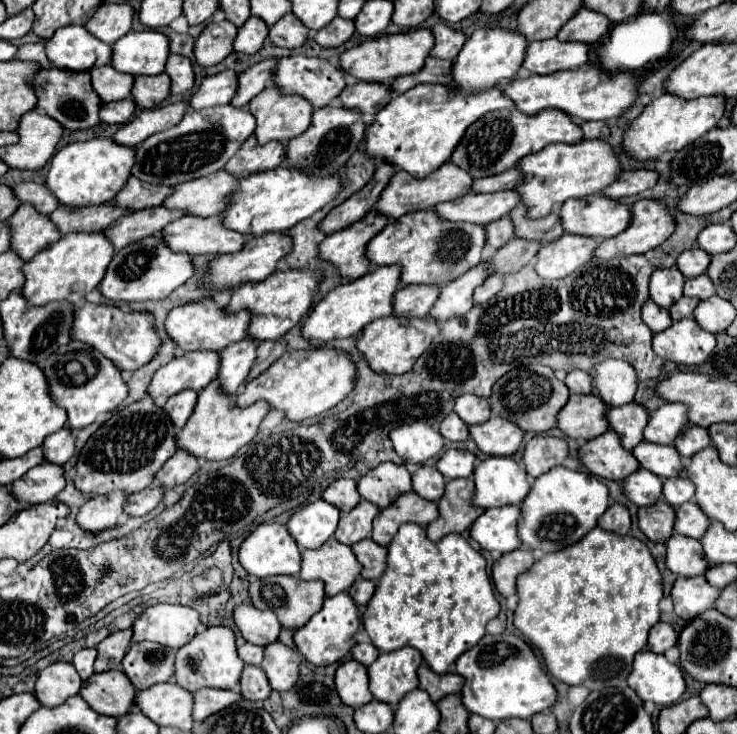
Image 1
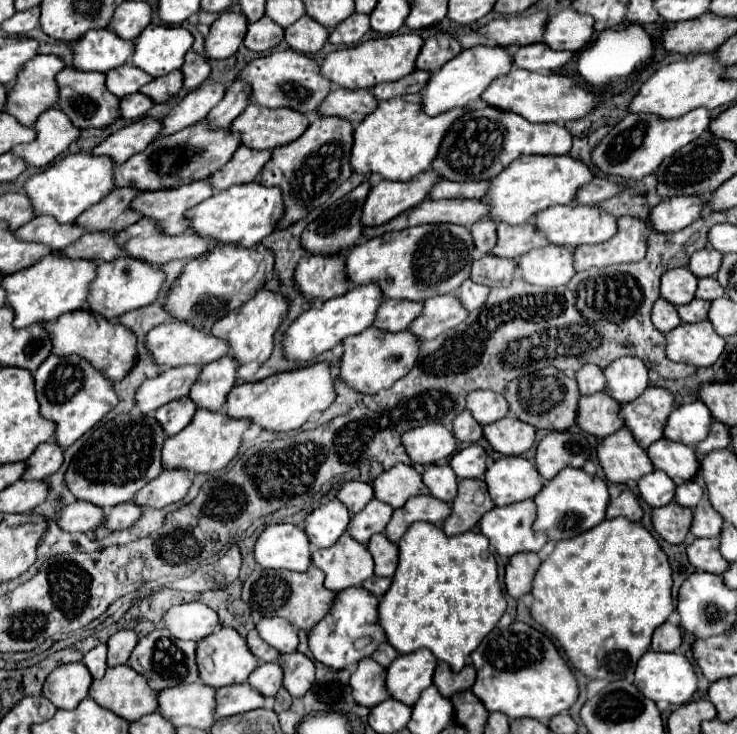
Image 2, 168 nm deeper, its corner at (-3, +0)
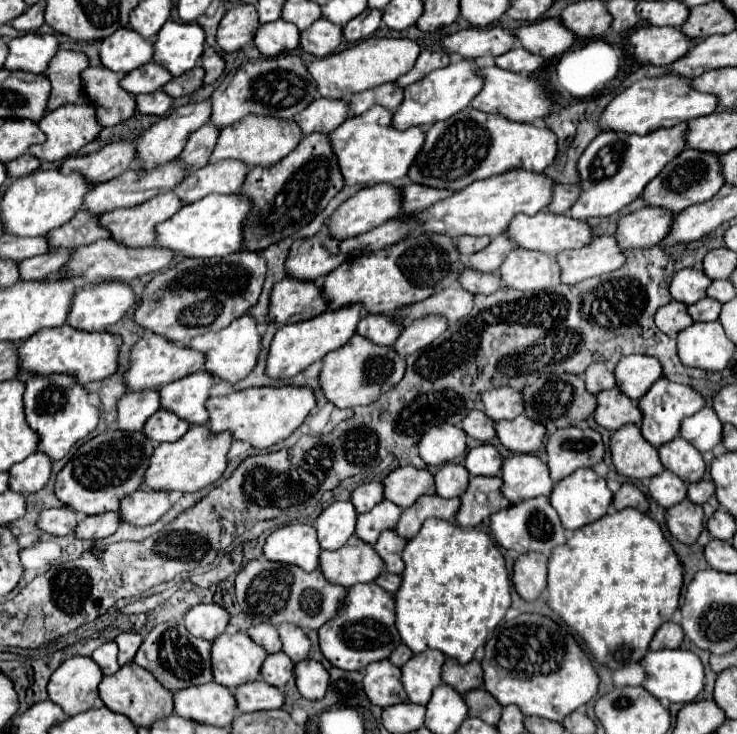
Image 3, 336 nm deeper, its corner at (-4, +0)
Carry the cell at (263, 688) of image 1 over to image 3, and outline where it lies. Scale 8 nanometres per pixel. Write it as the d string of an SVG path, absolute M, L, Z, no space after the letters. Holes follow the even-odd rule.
M279 651L279 653L267 655L267 659L261 667L261 677L269 685L283 689L285 683L293 677L293 667L295 667L295 663L283 651Z

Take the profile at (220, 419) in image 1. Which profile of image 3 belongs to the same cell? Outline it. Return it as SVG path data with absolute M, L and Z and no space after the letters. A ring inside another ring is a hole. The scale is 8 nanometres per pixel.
M205 425L191 427L185 437L169 443L169 445L157 445L153 451L153 457L149 459L149 469L145 471L145 483L141 489L151 491L181 491L181 493L193 493L199 491L211 483L215 483L225 467L227 467L227 451L231 447L231 435L219 433L213 435Z

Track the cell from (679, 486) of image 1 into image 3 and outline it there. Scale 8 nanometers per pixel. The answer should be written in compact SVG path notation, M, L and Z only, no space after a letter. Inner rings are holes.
M697 481L697 483L691 483L691 485L689 485L689 493L687 493L687 497L689 497L693 503L697 503L697 505L707 503L713 495L715 495L715 485L713 485L713 481Z

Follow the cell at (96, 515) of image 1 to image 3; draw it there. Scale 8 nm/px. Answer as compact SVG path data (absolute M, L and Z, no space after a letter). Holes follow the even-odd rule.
M69 507L47 509L47 511L39 513L39 517L35 521L35 527L43 533L57 535L57 537L59 535L69 535L77 527L77 515Z

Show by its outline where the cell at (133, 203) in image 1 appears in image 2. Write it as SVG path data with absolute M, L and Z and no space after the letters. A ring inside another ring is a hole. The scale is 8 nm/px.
M114 189L100 203L84 211L76 223L84 225L88 231L122 231L142 219L142 215L132 209L136 195L140 195L138 189Z

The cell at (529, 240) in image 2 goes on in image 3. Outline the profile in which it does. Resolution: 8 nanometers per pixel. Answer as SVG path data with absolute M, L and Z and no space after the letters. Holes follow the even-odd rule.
M505 233L493 237L493 241L479 253L473 253L467 263L463 261L465 267L471 267L475 271L481 271L481 273L495 273L501 265L501 261L505 261L505 257L509 255L509 251L513 249L515 245L509 241L509 237Z

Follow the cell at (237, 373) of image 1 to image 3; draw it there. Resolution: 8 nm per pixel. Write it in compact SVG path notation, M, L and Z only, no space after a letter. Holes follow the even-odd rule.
M205 371L193 373L181 381L173 381L173 385L165 385L159 389L161 409L175 413L191 425L205 425L209 419L209 413L205 411L205 401L211 387L213 377Z

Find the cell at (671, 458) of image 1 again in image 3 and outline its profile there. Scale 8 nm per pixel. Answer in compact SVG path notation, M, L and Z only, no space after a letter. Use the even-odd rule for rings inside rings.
M675 437L673 441L661 445L659 457L665 469L679 475L685 483L701 481L705 475L705 463L701 453L683 437Z

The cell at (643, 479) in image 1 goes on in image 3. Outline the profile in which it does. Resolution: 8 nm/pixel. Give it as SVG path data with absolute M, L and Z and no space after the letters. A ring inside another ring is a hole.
M663 471L663 473L659 473L651 479L649 491L661 507L669 509L669 507L681 503L687 497L687 483L681 481L671 471Z

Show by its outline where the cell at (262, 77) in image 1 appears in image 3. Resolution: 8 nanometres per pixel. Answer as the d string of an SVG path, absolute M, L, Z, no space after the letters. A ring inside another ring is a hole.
M209 121L207 125L197 129L189 137L185 149L181 151L181 155L177 159L185 161L185 165L189 165L189 171L197 171L197 169L205 167L209 161L209 155L215 149L217 137L219 137L219 129Z

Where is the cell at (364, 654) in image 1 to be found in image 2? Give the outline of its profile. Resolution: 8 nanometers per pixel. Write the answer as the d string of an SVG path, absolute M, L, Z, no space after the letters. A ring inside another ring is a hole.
M382 643L382 645L376 649L376 653L372 653L372 659L374 659L376 663L380 663L382 667L388 667L388 665L394 661L394 657L398 657L398 651L396 651L390 643Z

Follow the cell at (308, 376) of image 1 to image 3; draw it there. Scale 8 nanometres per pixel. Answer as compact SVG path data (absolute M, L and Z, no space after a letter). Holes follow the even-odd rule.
M253 387L245 391L233 391L223 397L213 397L205 403L209 413L207 427L211 433L229 431L233 439L247 441L259 451L287 439L305 421L313 407L315 395L307 387Z

